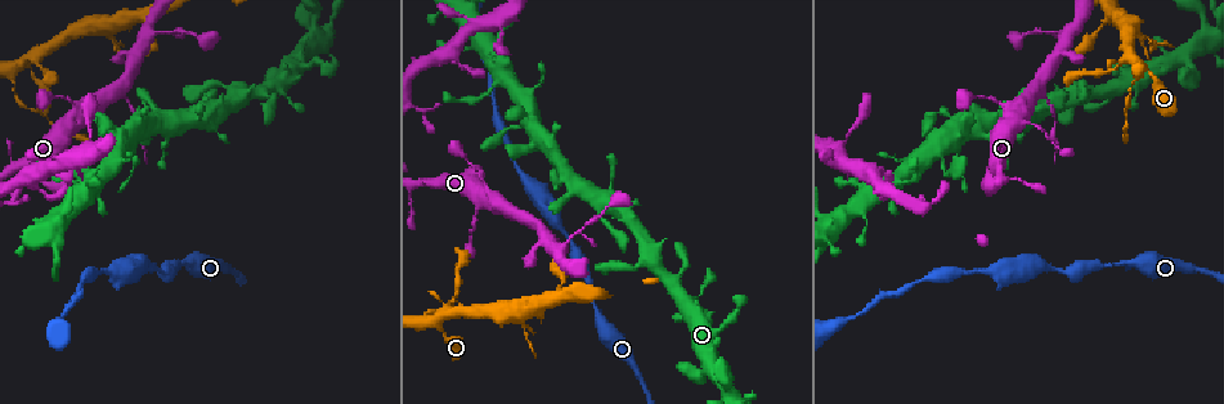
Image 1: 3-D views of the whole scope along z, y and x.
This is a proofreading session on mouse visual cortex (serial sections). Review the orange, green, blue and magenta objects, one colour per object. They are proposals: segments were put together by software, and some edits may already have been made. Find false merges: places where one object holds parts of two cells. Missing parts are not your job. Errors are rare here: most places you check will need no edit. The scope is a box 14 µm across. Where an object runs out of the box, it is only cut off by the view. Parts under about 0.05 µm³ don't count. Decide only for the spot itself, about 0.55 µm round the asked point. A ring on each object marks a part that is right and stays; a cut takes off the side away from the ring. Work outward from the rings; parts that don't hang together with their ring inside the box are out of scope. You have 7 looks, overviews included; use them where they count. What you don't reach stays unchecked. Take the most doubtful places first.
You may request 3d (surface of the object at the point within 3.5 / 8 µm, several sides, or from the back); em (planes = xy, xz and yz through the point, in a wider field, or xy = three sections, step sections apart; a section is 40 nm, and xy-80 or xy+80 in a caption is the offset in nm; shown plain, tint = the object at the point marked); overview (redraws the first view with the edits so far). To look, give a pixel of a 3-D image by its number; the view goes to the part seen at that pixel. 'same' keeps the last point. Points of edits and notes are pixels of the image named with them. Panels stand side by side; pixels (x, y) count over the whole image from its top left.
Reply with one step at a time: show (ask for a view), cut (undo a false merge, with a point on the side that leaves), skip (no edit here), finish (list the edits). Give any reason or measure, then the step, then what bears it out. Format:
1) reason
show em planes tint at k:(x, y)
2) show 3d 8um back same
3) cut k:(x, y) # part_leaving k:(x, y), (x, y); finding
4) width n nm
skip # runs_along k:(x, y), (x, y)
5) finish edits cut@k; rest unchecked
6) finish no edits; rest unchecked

thin neck
show 3d 8um at 1:(426, 314)

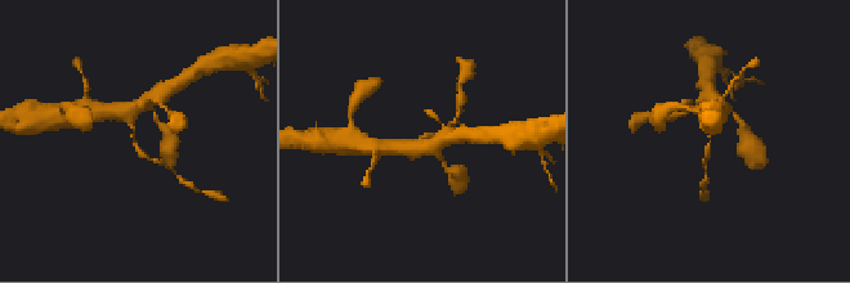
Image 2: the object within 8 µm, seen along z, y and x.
closer look
show 3d 3.5um back at 2:(710, 138)

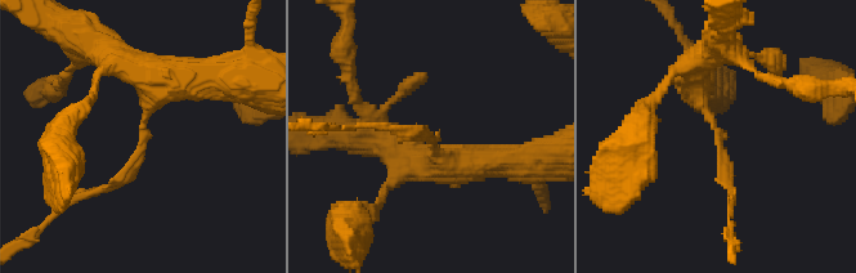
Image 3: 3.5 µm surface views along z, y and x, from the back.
arm_widths 150, 400 nm
show em xy step 1 tint at 3:(721, 134)

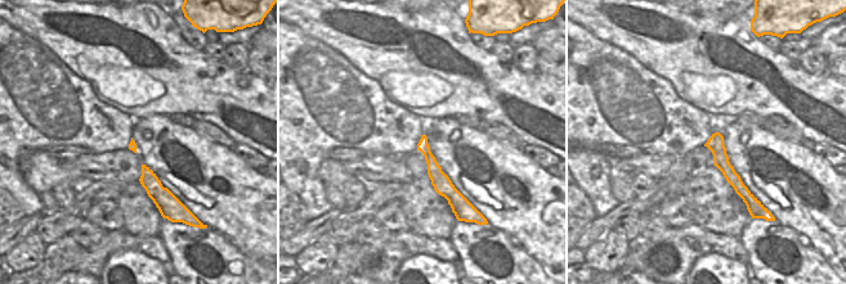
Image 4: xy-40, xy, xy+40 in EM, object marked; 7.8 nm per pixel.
skip # runs_along 3:(691, 63), (731, 193); continuous, no second cell

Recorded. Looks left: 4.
thin neck
show 3d 3.5um at 1:(579, 232)

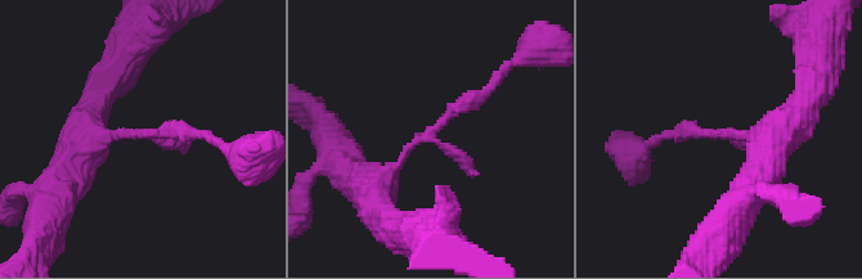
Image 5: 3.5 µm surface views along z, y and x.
shape alone is not enough
show em xy step 1 tint at 5:(431, 130)

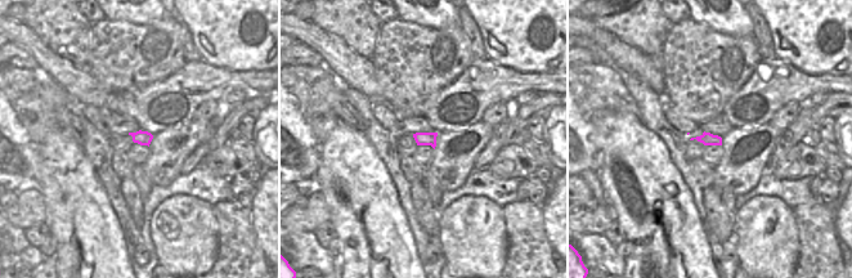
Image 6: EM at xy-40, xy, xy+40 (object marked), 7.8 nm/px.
skip # runs_along 5:(368, 184), (499, 75); continuous, no second cell

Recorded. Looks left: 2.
calibre changes
show 3d 3.5um at 1:(511, 160)

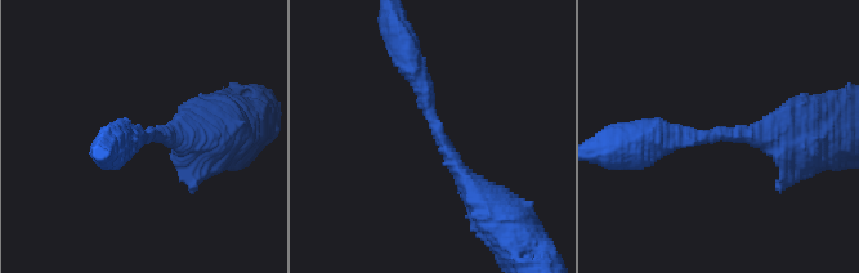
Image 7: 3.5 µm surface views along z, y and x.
arm_widths 300, 400 nm
show em xy step 1 tint at 7:(438, 132)

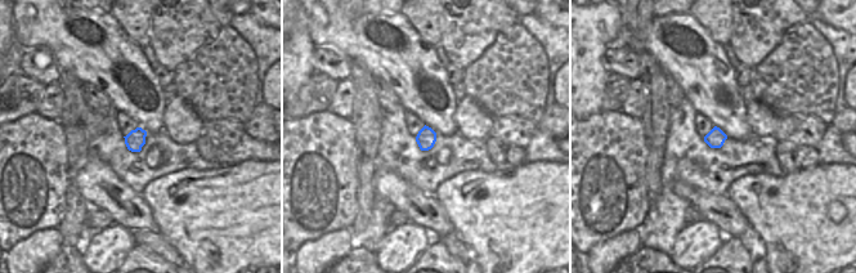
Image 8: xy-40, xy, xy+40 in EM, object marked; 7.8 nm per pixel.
width 150 nm
skip # runs_along 7:(486, 204), (442, 144), (407, 58); all the same cell

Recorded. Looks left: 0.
finish no edits; rest unchecked

